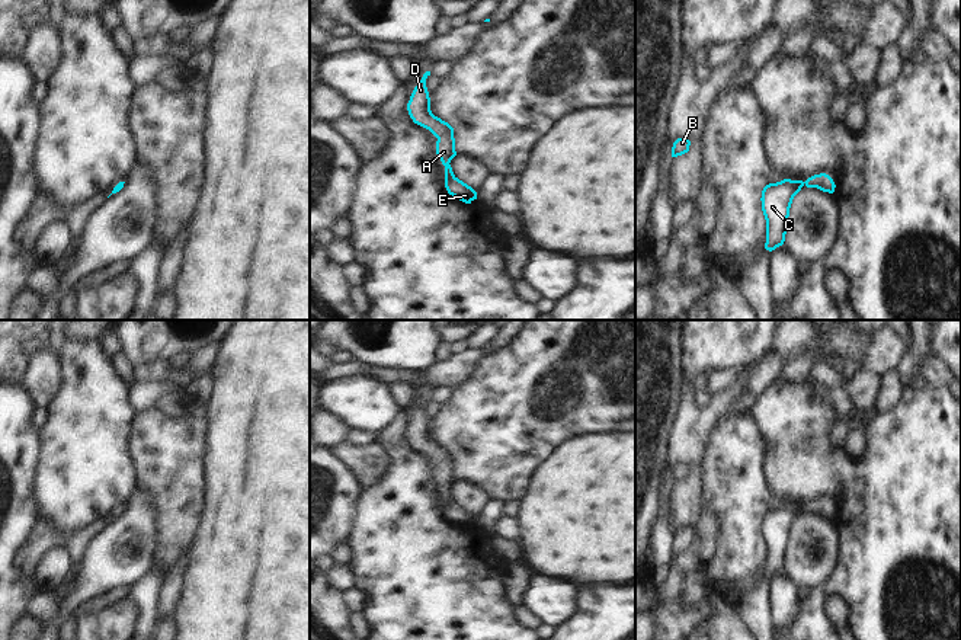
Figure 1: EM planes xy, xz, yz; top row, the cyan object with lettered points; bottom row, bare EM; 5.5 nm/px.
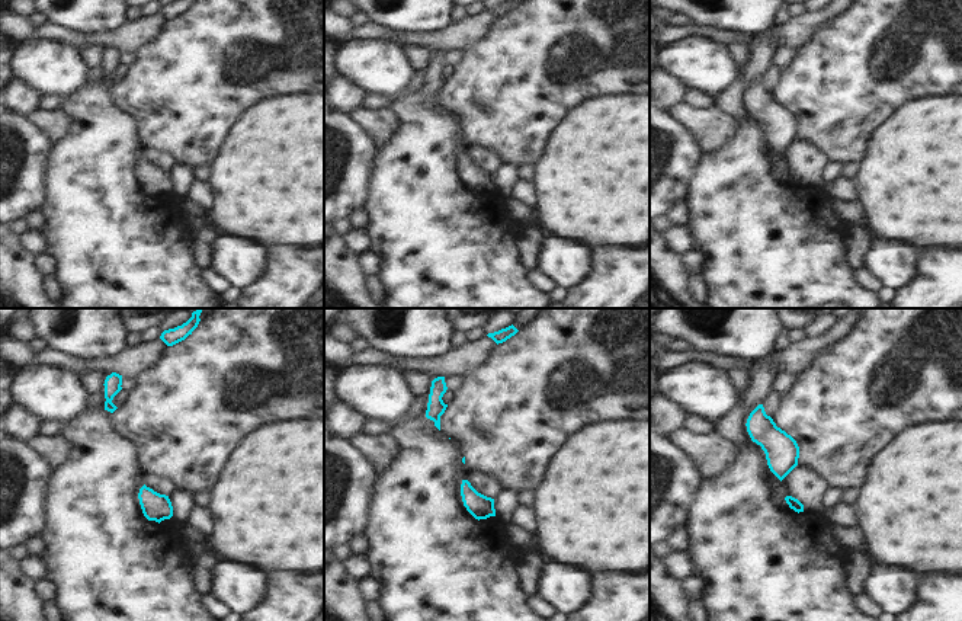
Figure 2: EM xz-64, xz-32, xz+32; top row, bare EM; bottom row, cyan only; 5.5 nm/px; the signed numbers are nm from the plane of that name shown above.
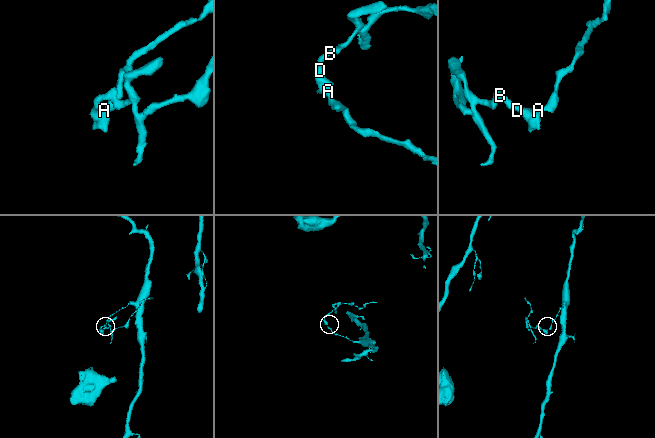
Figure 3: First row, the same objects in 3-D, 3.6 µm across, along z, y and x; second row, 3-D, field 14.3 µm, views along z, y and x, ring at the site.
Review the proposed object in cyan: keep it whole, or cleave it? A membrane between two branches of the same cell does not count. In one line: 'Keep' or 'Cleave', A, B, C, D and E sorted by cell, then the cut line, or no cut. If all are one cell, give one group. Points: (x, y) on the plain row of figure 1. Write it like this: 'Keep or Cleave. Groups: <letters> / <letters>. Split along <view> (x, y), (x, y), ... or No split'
Keep. Groups: A B C D E. No split.

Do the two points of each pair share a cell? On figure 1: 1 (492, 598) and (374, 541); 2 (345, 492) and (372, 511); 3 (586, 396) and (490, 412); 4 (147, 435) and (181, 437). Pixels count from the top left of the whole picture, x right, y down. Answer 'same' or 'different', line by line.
1: same
2: different
3: same
4: same

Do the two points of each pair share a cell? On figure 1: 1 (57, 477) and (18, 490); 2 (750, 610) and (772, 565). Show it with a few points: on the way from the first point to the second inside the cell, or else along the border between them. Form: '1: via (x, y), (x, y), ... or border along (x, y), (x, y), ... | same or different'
1: border along (44, 451), (35, 483), (39, 514) | different
2: via (758, 598), (766, 576) | same

